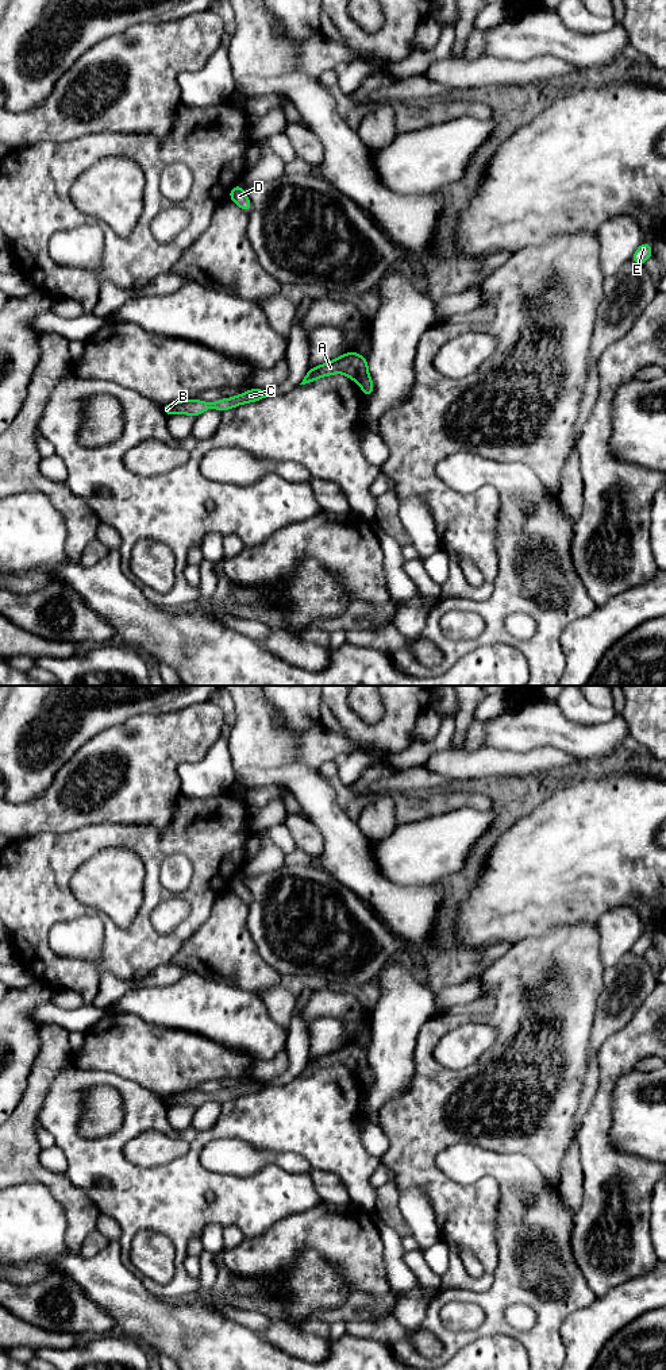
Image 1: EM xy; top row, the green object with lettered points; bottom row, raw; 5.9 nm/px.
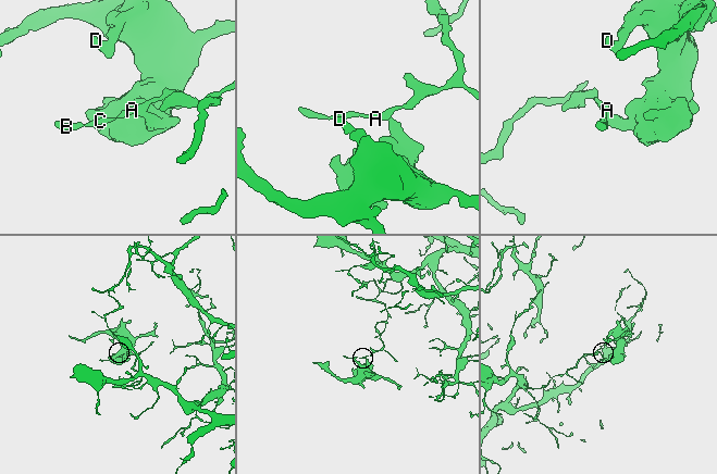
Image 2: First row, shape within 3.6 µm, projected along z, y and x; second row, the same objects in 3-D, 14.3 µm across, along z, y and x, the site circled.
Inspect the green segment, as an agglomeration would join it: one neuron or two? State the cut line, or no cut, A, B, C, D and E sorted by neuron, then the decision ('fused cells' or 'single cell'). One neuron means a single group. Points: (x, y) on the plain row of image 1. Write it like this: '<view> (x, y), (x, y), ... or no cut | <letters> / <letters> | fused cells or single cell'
xy (368, 1066), (360, 1075) | A B C E / D | fused cells

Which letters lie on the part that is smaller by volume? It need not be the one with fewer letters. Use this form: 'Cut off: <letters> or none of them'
Cut off: D

